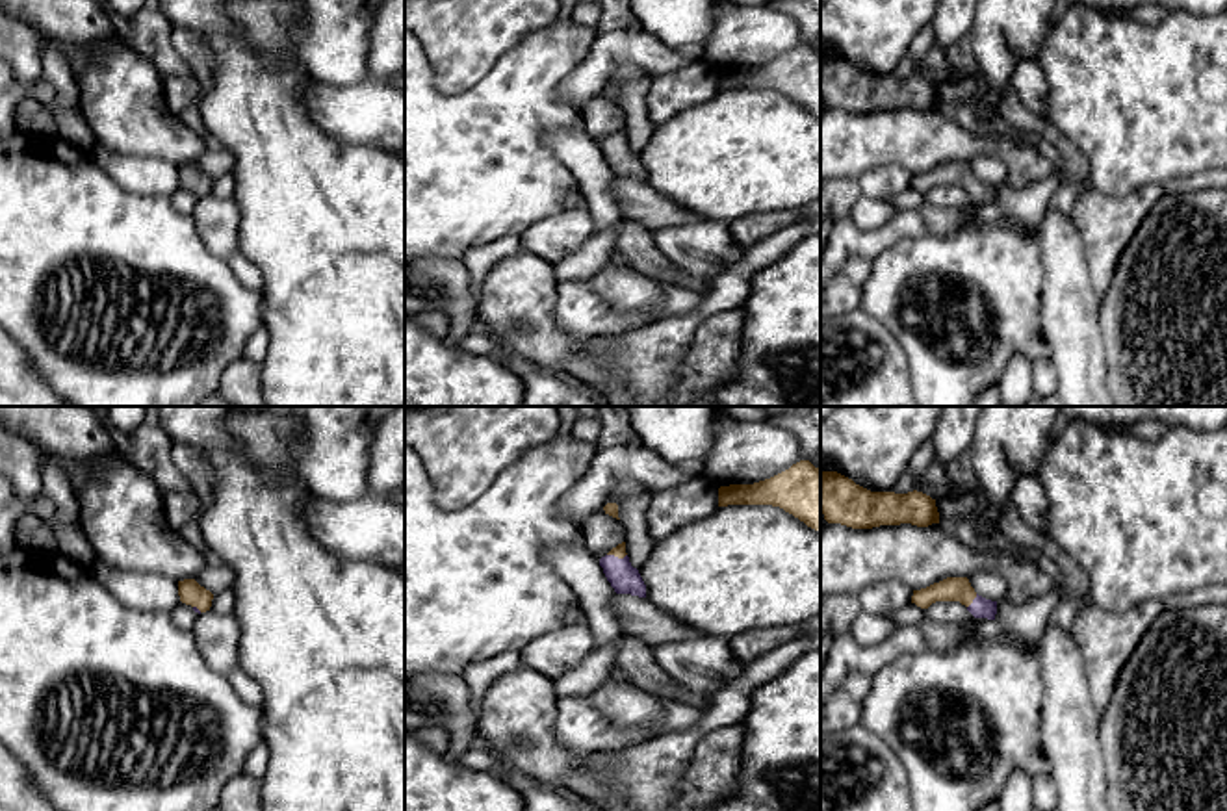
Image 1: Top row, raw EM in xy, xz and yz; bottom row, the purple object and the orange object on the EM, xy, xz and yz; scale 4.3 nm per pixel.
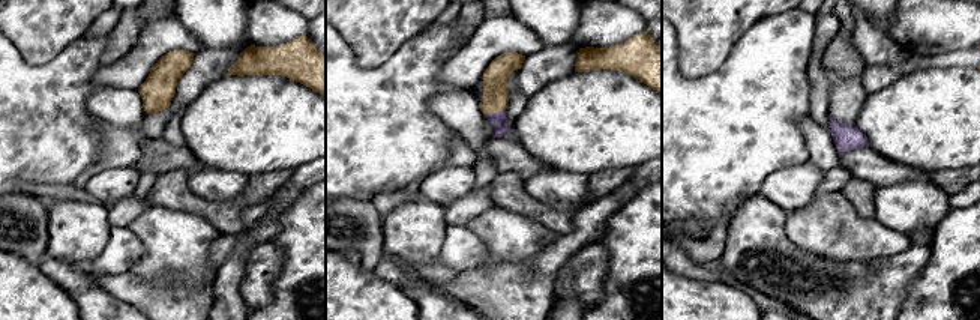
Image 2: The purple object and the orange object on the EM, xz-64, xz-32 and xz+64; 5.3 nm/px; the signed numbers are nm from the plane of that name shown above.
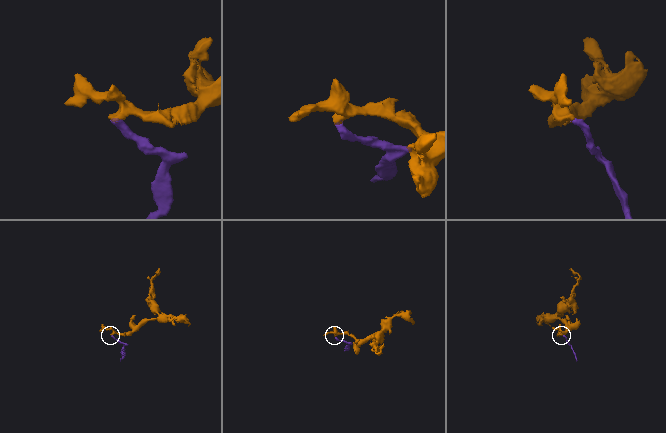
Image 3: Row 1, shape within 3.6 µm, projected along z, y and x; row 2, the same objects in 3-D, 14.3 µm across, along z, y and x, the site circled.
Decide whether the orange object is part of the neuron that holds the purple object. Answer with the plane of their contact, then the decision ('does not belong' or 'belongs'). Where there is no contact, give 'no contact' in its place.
contact in yz; belongs

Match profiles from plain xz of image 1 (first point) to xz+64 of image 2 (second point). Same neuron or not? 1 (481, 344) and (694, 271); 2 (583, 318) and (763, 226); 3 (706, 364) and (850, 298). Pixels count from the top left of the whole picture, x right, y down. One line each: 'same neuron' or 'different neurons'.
1: same neuron
2: different neurons
3: same neuron

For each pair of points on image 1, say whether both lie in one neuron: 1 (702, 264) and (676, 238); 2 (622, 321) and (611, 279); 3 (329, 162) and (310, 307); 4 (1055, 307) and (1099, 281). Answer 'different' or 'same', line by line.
1: same
2: different
3: same
4: different

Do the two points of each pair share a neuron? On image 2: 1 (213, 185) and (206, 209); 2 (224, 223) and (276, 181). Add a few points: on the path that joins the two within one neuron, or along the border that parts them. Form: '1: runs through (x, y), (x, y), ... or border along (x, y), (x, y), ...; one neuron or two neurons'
1: border along (188, 178), (209, 200), (243, 193); two neurons
2: runs through (237, 209), (263, 187); one neuron

